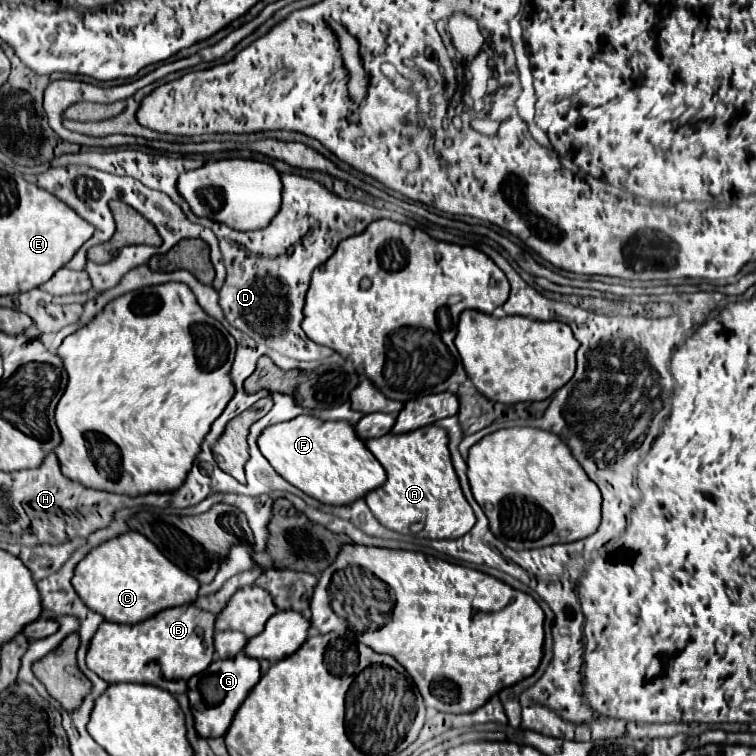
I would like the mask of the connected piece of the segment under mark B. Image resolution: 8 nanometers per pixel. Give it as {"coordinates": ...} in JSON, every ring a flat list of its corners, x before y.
{"coordinates":[[195,605,165,609,155,617,137,625,119,625,103,621,95,633,87,667,107,683,147,683,157,685,173,695,187,691,187,681,203,673,213,661,215,613]]}

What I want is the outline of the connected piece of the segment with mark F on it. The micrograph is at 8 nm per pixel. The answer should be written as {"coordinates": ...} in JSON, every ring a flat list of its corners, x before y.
{"coordinates":[[301,415,287,423,271,425,259,437,259,451,285,481,325,505,349,505,385,483,385,469,373,453,369,453,365,443,361,443,355,429,347,421,321,421,317,417]]}

